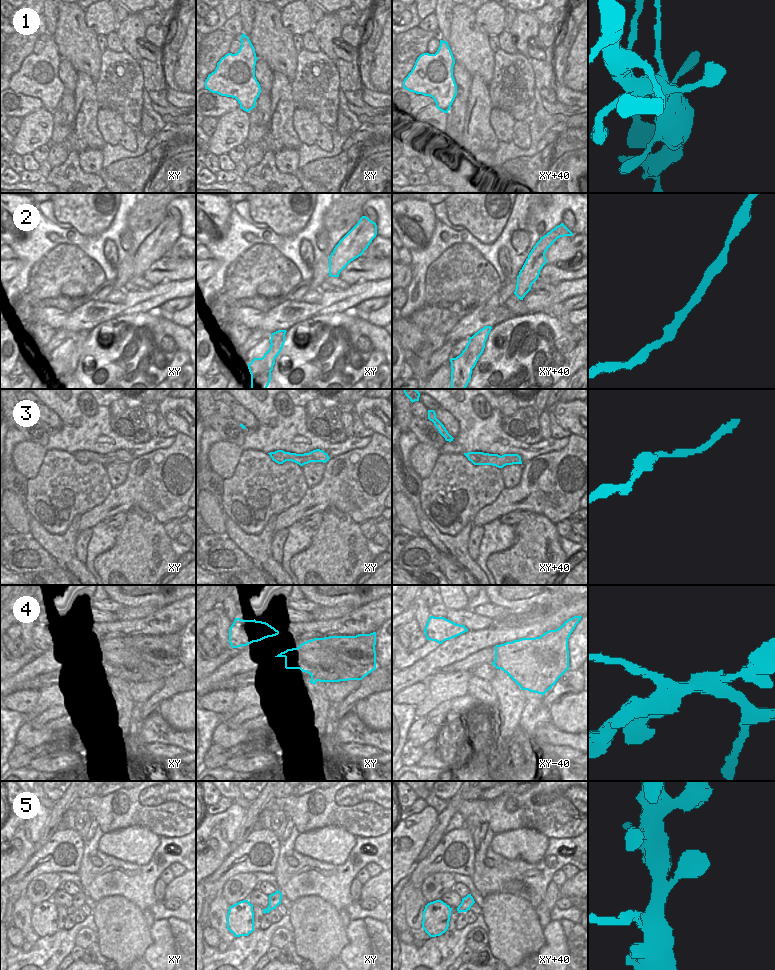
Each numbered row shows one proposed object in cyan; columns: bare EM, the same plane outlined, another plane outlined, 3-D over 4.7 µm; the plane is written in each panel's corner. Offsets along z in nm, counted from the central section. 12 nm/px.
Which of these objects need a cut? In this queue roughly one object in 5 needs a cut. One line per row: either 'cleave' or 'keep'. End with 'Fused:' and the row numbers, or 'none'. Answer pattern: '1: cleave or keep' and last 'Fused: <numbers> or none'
1: keep
2: keep
3: keep
4: cleave
5: keep
Fused: 4

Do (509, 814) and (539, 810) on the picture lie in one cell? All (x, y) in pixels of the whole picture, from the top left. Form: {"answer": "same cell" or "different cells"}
{"answer": "same cell"}

